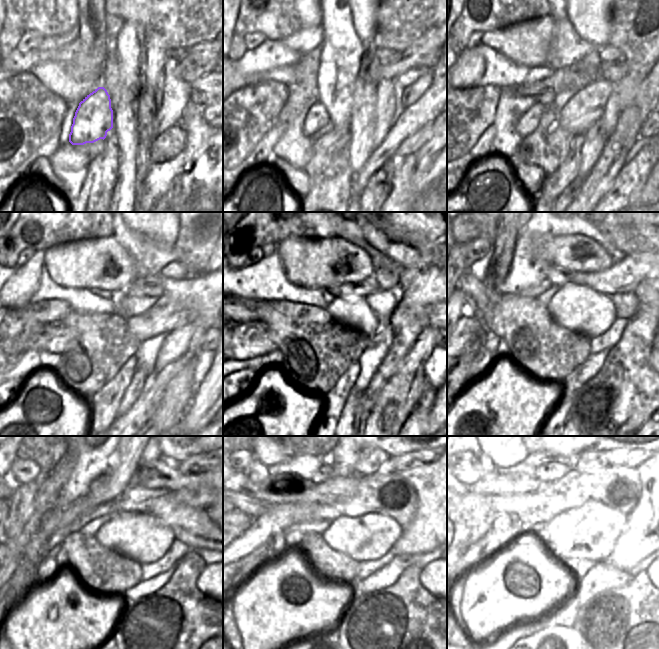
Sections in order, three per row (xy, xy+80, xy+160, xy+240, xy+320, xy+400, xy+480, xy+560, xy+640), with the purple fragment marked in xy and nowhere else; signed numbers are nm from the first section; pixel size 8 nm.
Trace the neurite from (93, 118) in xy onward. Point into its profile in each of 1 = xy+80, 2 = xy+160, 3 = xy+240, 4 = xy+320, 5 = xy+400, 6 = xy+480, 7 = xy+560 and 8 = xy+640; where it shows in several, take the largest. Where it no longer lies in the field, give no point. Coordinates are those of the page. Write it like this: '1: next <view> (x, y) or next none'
1: next xy+80 (316, 118)
2: next xy+160 (528, 122)
3: next xy+240 (52, 338)
4: next xy+320 (248, 340)
5: next xy+400 (467, 334)
6: next xy+480 (19, 551)
7: next none
8: next none

